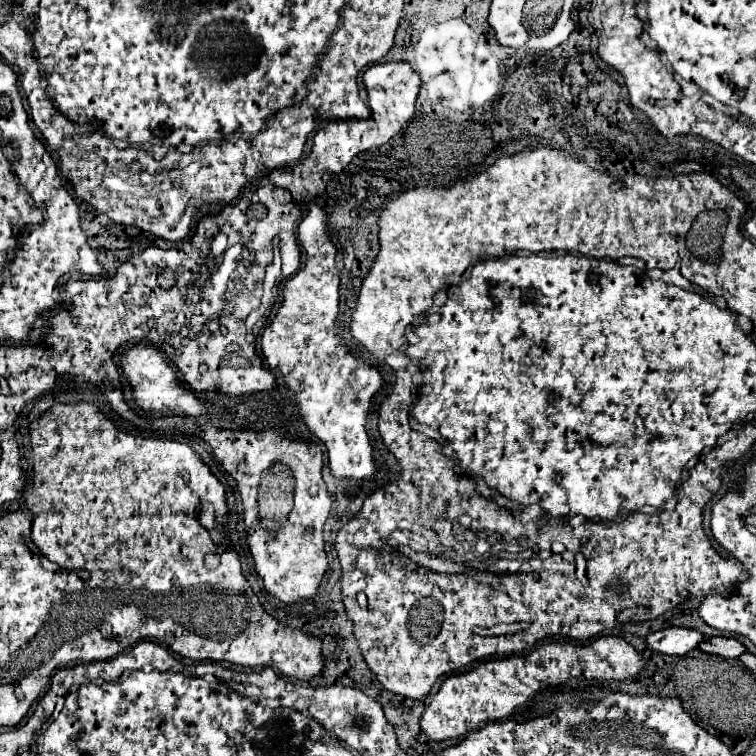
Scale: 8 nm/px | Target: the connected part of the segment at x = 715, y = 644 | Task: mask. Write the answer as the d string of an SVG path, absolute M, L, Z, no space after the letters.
M715 636L715 638L705 638L699 648L707 654L717 654L723 658L739 658L747 648L735 640L735 638L725 638L725 636Z

